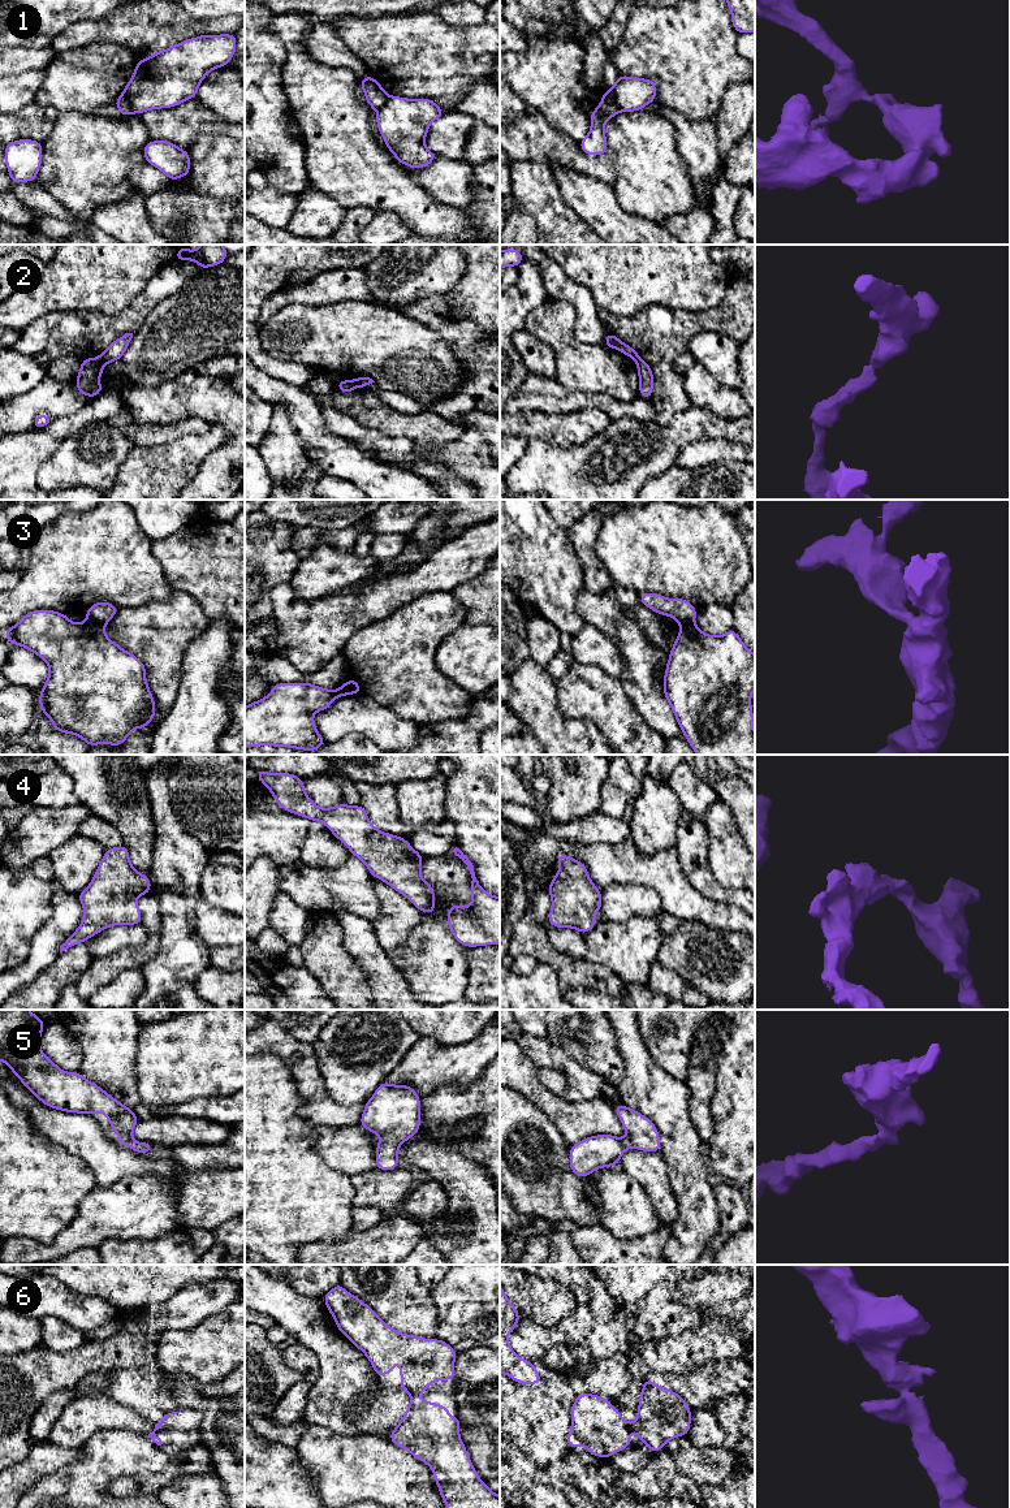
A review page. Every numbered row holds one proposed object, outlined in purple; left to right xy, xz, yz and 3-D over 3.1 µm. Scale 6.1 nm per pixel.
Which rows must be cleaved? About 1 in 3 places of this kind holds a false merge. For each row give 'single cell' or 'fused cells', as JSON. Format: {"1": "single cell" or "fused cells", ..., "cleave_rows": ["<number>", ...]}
{"1": "fused cells", "2": "fused cells", "3": "fused cells", "4": "single cell", "5": "single cell", "6": "single cell", "cleave_rows": ["1", "2", "3"]}

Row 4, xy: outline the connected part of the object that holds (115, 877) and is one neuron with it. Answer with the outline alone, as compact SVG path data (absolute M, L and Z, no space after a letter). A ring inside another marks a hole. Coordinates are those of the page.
M128 847L105 850L92 881L78 894L83 920L60 946L60 952L109 926L141 924L142 913L135 899L147 893L151 893L151 881L131 865Z

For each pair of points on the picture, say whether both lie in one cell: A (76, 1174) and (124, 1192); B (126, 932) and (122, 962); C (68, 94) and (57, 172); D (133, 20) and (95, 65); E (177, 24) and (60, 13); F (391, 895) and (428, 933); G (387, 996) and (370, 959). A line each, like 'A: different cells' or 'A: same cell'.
A: different cells
B: different cells
C: different cells
D: different cells
E: different cells
F: different cells
G: same cell

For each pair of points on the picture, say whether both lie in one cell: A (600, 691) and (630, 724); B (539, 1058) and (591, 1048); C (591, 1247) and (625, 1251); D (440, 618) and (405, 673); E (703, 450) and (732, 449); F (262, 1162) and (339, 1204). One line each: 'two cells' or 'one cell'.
A: one cell
B: two cells
C: one cell
D: one cell
E: one cell
F: one cell

